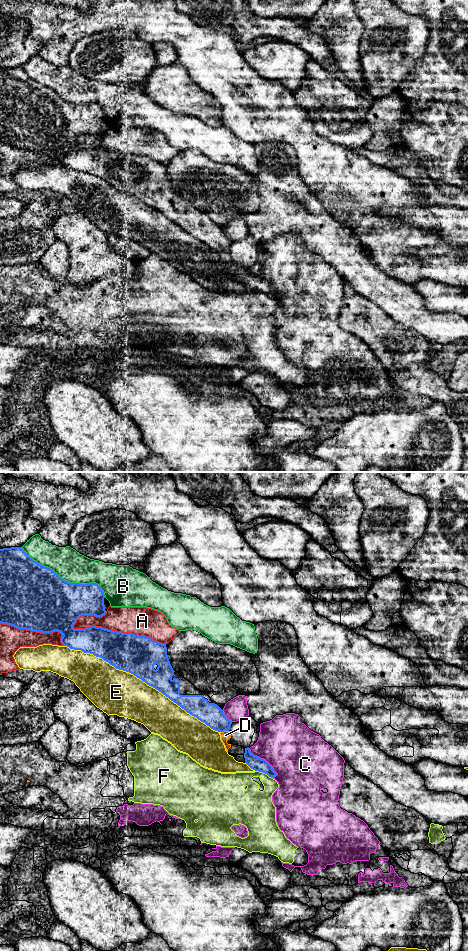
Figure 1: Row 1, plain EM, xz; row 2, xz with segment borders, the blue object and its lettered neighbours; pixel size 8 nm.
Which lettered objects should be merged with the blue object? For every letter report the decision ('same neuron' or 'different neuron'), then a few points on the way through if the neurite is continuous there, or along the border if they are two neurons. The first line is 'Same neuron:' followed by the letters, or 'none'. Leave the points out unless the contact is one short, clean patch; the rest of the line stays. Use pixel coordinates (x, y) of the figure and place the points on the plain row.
Same neuron: D
A: different neuron
B: different neuron
C: different neuron
D: same neuron; runs through xz (211, 234), (224, 250), (225, 255)
E: different neuron
F: different neuron

